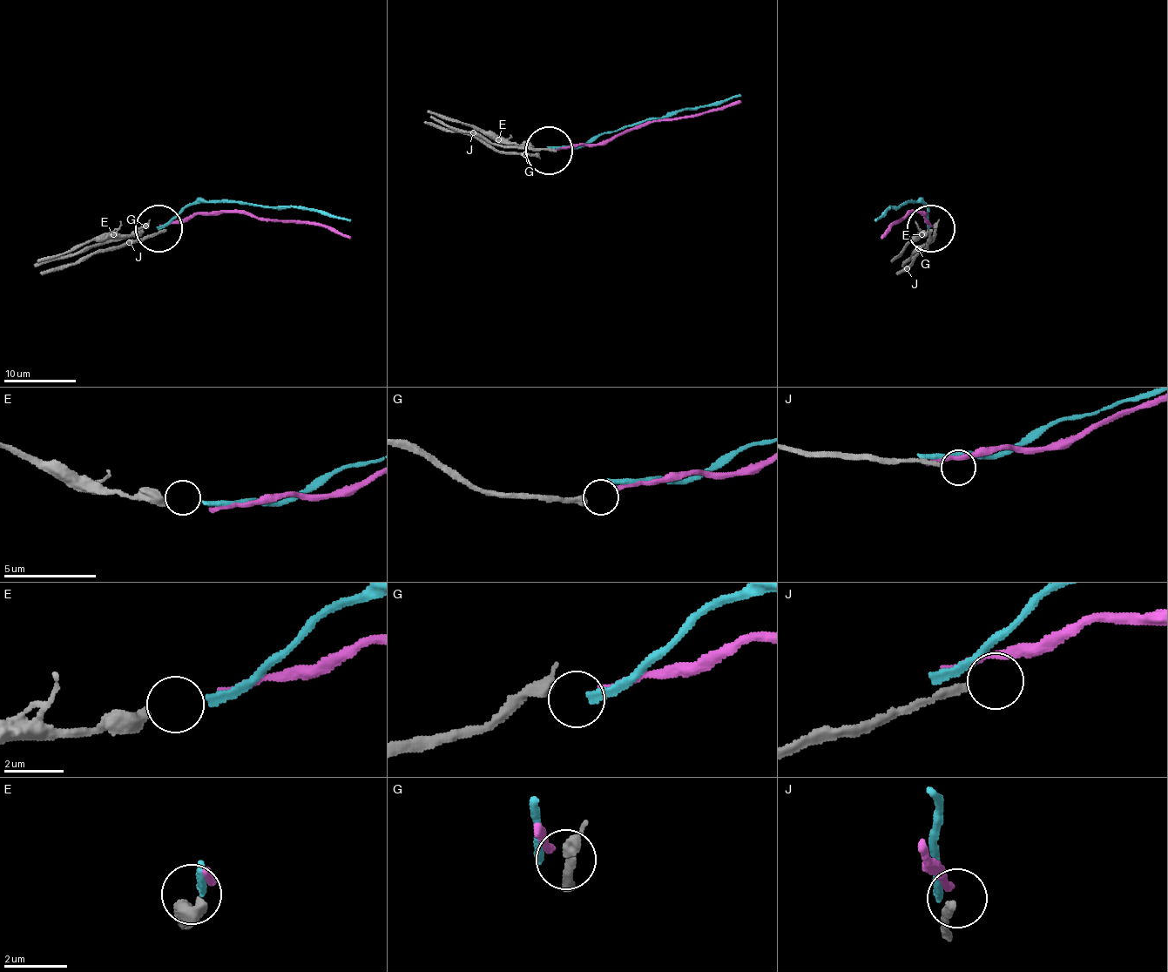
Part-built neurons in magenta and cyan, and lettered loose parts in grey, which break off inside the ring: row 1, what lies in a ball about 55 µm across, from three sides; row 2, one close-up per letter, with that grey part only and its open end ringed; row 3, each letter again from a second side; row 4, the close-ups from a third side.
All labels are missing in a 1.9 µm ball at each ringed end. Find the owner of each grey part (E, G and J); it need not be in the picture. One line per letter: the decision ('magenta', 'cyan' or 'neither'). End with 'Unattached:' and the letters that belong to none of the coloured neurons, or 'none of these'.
E: cyan
G: magenta
J: neither
Unattached: J

